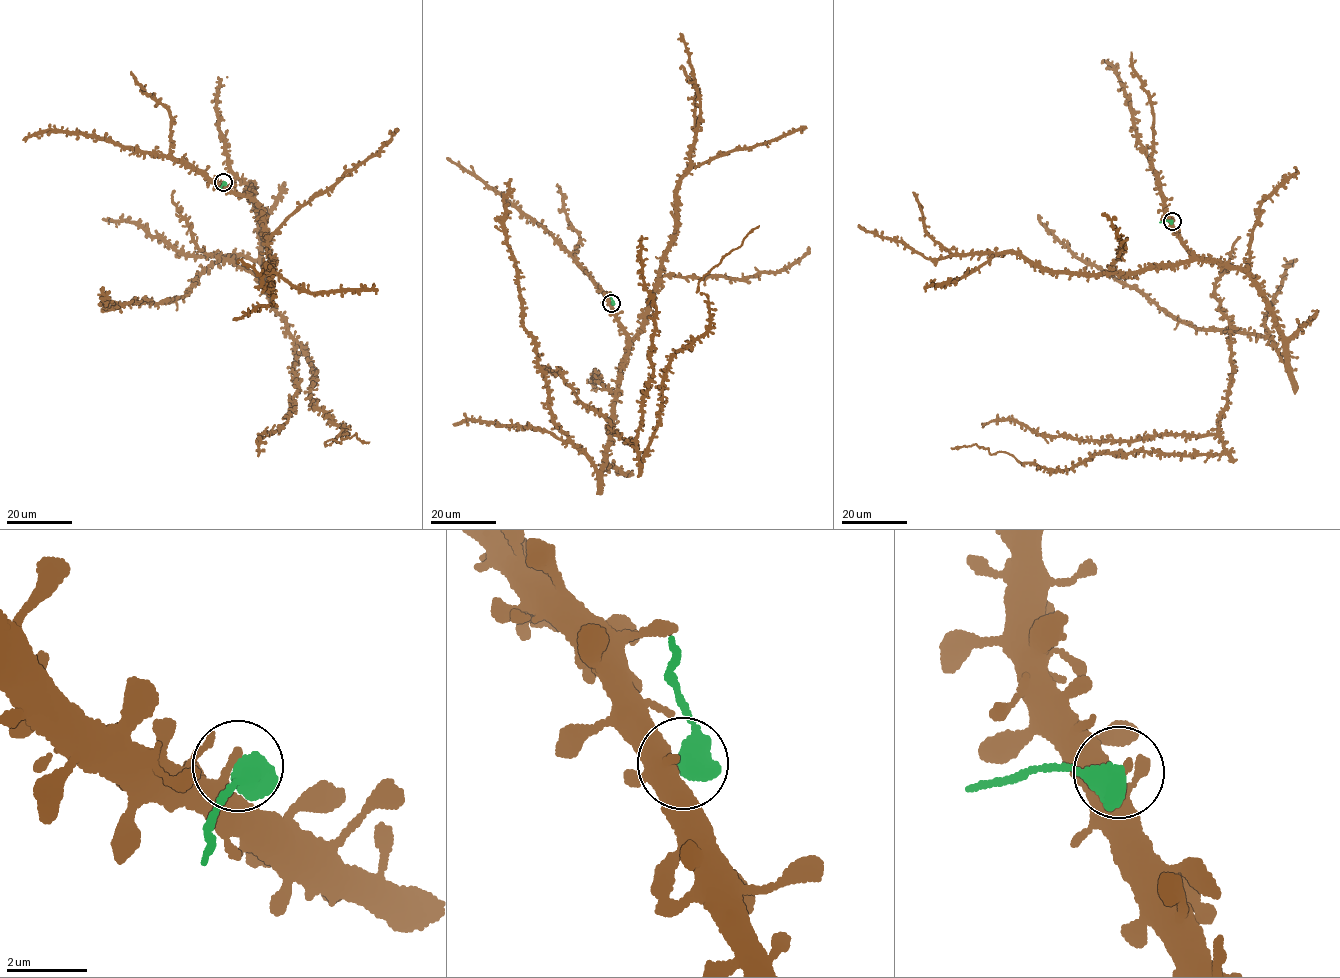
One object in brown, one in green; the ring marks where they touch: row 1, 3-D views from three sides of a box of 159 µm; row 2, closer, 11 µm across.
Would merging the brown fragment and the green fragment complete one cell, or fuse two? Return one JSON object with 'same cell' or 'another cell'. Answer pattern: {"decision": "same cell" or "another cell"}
{"decision": "same cell"}

